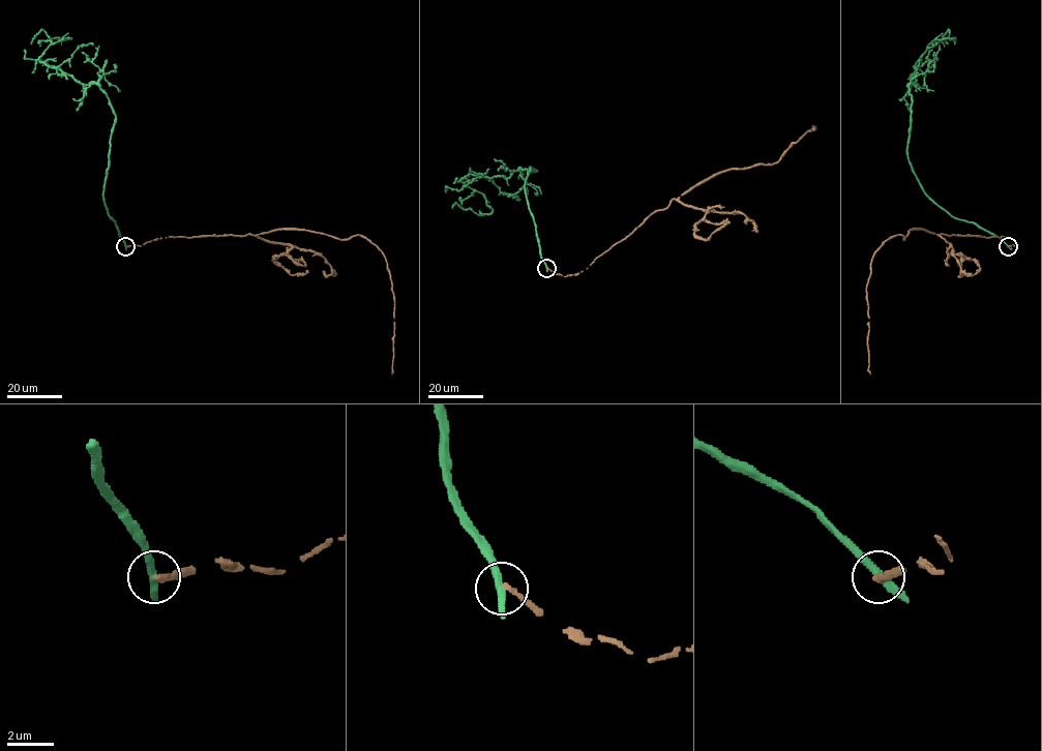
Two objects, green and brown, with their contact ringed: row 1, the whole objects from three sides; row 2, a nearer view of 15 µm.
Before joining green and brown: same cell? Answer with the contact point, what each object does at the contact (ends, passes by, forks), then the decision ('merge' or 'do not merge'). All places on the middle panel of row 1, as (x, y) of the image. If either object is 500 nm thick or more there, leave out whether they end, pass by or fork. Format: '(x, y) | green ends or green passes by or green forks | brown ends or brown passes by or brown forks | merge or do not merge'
(546, 268) | green passes by | brown ends | do not merge

